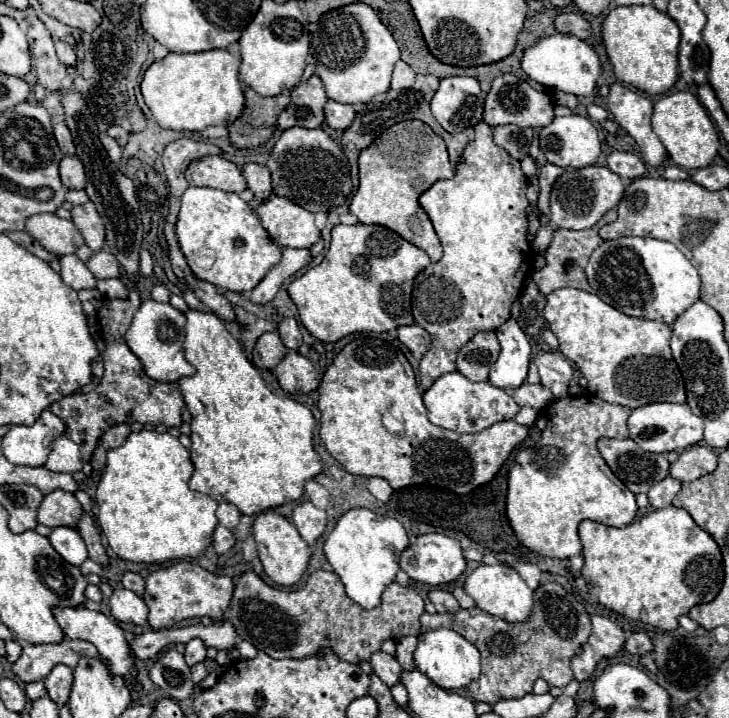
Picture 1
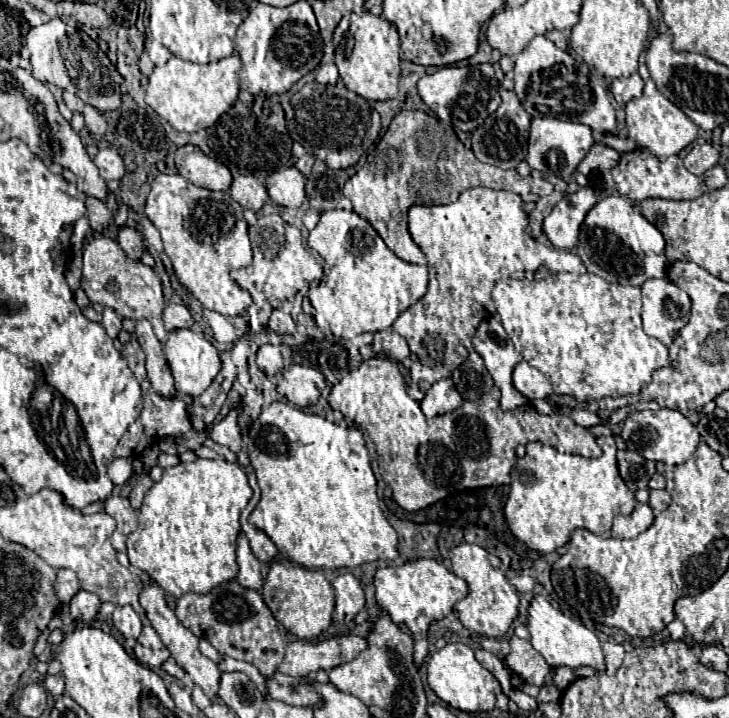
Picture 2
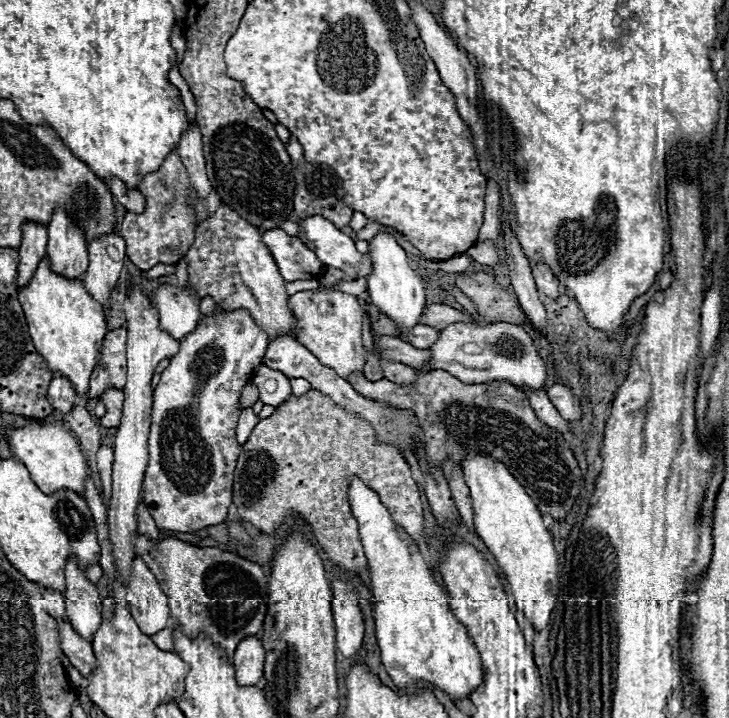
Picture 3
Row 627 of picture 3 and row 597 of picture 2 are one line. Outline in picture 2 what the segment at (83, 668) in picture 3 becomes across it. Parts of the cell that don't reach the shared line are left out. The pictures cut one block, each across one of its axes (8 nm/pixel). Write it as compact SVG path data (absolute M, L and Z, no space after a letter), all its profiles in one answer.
M60 568L56 582L54 582L54 590L56 590L60 602L70 602L70 598L80 590L76 572L68 570L68 568Z

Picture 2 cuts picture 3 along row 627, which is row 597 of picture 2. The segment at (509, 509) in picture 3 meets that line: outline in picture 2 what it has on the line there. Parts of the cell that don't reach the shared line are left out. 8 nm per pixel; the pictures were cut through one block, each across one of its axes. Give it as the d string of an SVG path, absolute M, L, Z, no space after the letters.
M534 596L528 606L528 620L526 628L530 632L530 642L532 646L544 656L550 668L558 666L568 666L568 668L578 668L578 666L592 666L596 670L604 668L604 656L600 648L598 636L588 630L580 619L564 615L558 608L554 608L544 596Z

